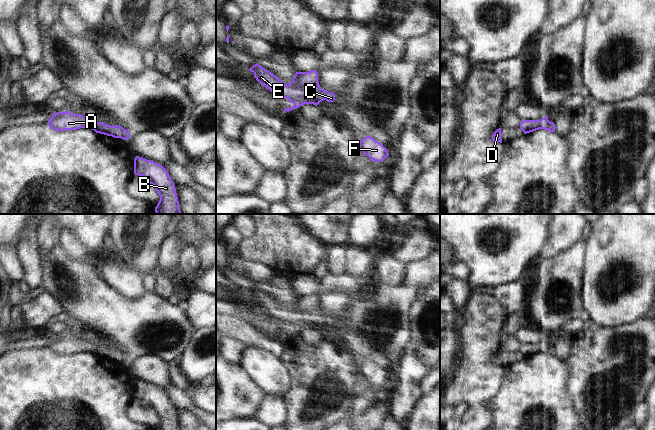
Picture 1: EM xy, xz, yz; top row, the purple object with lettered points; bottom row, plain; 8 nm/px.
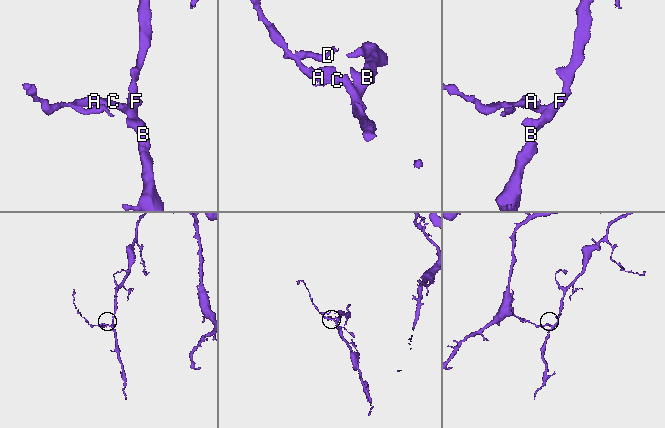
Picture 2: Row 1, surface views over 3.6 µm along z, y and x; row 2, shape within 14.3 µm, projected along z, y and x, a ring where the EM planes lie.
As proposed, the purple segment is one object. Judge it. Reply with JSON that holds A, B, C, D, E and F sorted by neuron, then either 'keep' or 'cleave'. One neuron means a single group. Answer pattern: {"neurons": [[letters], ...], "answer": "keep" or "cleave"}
{"neurons": [["A", "B", "C", "D", "E", "F"]], "answer": "keep"}

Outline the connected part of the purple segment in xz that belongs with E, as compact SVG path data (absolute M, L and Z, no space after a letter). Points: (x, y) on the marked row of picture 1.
M258 63L253 65L249 70L254 73L256 80L267 87L275 96L287 98L294 104L291 108L284 109L287 112L297 109L304 104L317 106L323 100L327 102L335 100L334 93L320 87L316 70L296 72L288 85L284 84L276 75Z

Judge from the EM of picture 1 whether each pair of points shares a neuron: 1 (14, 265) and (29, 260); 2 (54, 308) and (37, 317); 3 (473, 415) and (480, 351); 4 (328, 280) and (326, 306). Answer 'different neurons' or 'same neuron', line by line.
1: different neurons
2: same neuron
3: same neuron
4: different neurons

